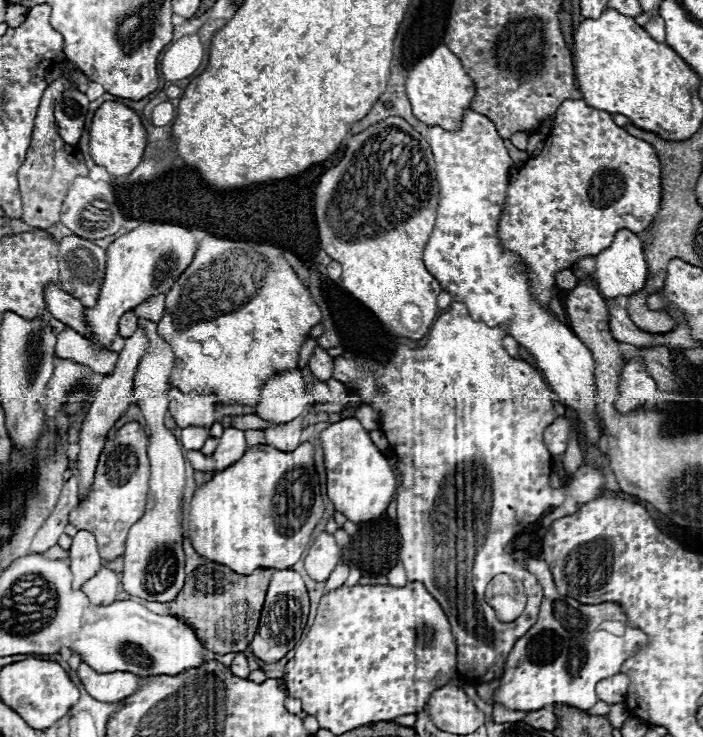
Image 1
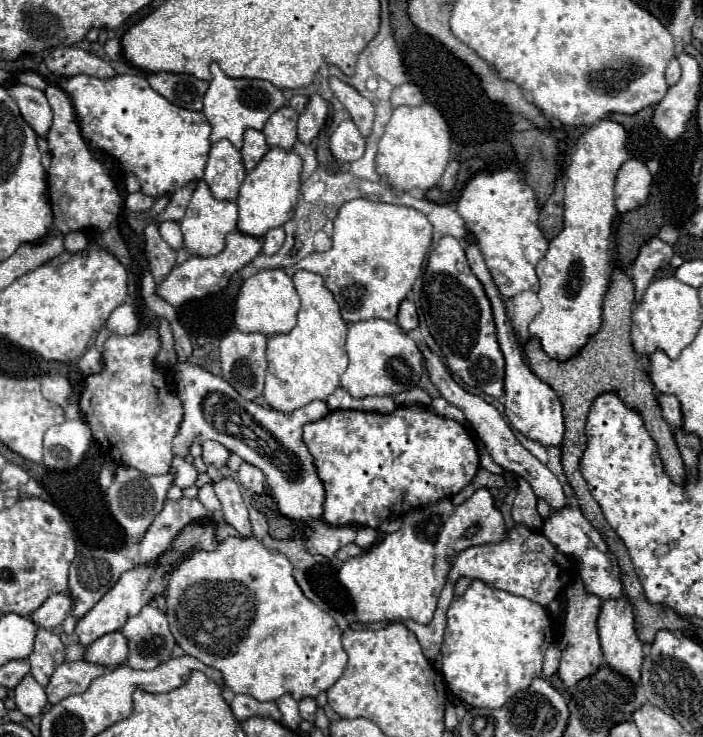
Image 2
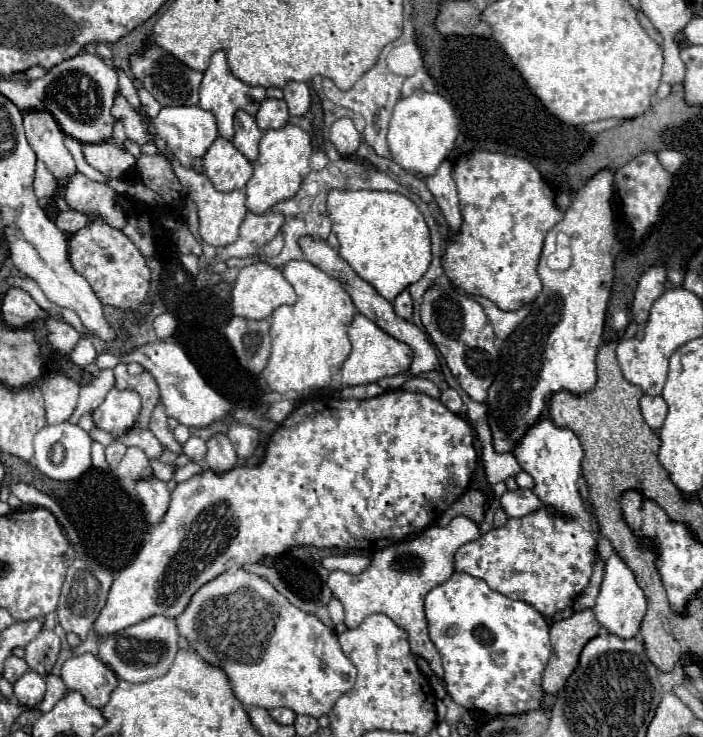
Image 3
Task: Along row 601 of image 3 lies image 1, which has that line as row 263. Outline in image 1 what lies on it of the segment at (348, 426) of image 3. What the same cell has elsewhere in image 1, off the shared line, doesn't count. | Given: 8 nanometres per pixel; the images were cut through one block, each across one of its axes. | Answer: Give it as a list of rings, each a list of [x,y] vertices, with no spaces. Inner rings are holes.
[[[140,224],[116,238],[106,248],[106,278],[98,304],[86,310],[86,320],[94,334],[92,342],[108,348],[118,334],[120,316],[128,310],[134,310],[150,296],[166,294],[180,274],[190,266],[196,248],[198,238],[188,228],[176,224]]]

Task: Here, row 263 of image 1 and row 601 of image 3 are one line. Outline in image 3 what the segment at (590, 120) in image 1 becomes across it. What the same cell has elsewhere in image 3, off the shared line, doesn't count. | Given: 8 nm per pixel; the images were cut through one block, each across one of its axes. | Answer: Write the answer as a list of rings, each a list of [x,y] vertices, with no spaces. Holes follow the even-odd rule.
[[[542,416],[518,444],[516,458],[522,470],[534,478],[532,492],[546,504],[544,510],[508,520],[502,528],[492,528],[478,540],[460,546],[456,572],[482,578],[494,592],[528,602],[546,618],[570,608],[590,582],[598,562],[596,544],[600,538],[600,532],[592,526],[594,512],[586,508],[578,490],[582,456],[578,436]]]

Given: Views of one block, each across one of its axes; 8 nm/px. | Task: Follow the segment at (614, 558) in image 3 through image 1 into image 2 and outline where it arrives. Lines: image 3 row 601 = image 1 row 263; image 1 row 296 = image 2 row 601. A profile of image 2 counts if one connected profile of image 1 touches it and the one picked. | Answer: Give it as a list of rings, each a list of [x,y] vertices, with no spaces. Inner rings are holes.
[[[606,600],[598,618],[598,632],[604,662],[632,684],[640,682],[640,666],[644,660],[642,642],[636,636],[632,606],[616,608],[616,600]]]

